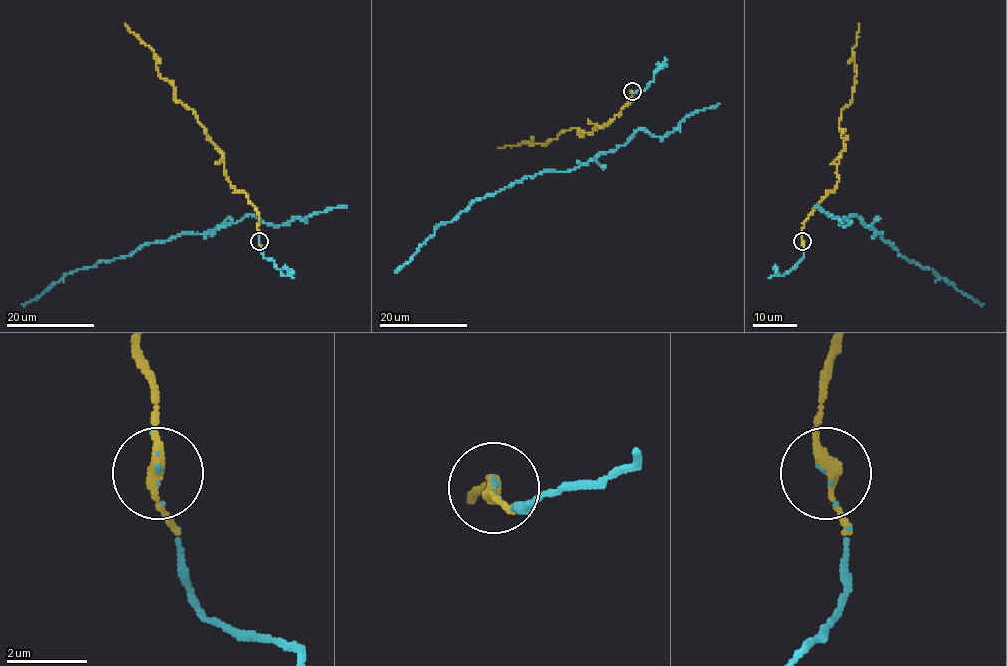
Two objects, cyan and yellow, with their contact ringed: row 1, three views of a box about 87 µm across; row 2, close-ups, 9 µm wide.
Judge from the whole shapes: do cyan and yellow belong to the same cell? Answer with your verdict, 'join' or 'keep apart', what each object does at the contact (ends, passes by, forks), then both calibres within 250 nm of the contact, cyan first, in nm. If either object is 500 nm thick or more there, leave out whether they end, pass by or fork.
join | cyan ends | yellow passes by | 70/260 nm

